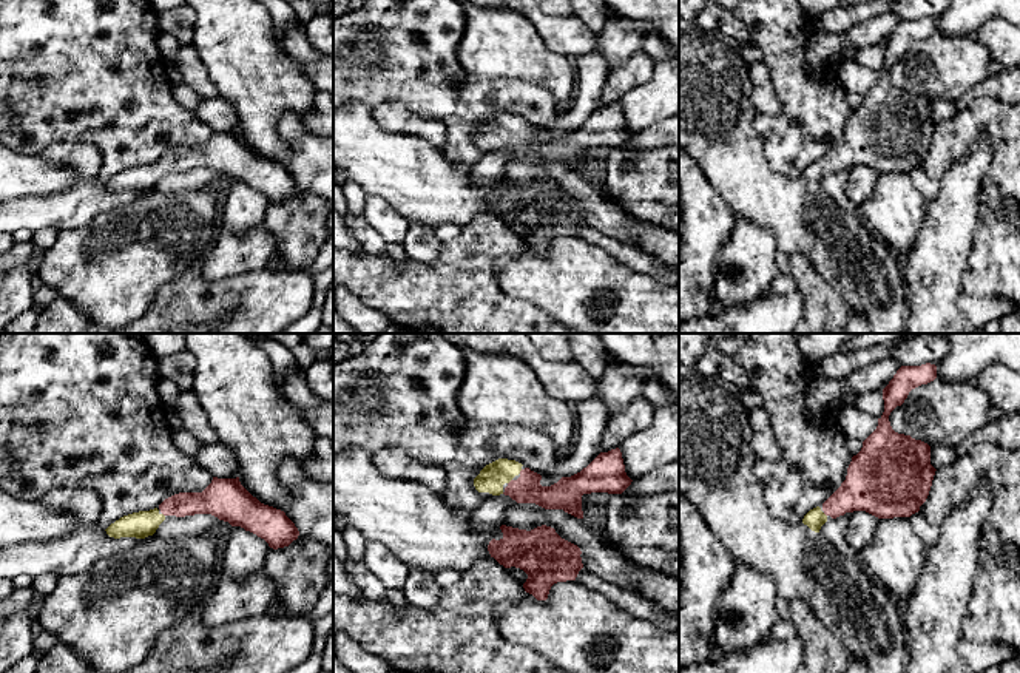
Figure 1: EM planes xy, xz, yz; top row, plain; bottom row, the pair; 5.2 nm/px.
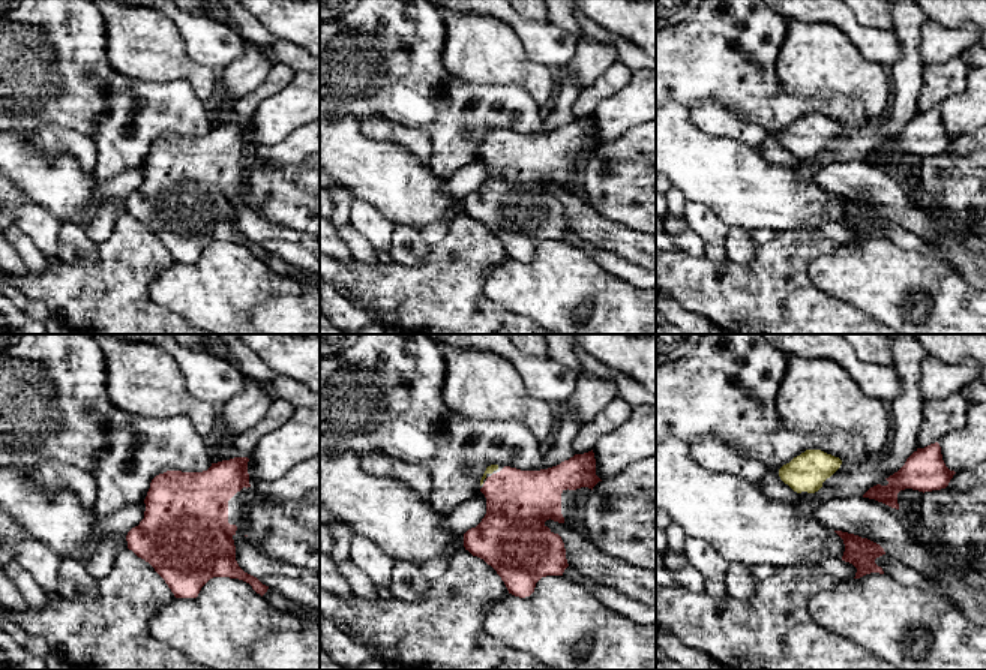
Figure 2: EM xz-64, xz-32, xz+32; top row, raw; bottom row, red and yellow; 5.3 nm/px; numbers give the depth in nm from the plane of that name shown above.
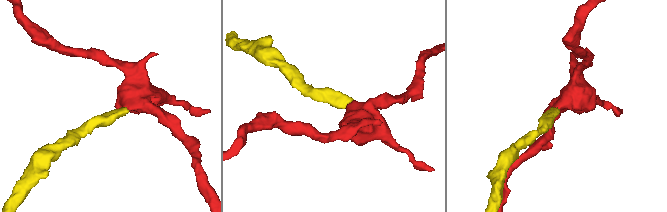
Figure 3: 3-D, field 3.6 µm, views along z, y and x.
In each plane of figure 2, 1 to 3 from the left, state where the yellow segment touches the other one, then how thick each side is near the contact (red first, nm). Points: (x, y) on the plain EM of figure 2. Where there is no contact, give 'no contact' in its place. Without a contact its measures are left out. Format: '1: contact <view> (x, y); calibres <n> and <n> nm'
1: no contact
2: no contact
3: no contact

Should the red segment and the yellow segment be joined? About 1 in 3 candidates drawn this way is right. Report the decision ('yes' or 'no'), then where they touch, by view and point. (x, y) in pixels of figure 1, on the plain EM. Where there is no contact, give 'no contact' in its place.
yes; meets red in xz at (520, 125)

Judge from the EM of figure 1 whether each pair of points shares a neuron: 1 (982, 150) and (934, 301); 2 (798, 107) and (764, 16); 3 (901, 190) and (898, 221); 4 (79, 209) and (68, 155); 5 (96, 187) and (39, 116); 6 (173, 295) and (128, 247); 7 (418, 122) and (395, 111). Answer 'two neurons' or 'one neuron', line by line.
1: one neuron
2: one neuron
3: one neuron
4: two neurons
5: two neurons
6: two neurons
7: one neuron

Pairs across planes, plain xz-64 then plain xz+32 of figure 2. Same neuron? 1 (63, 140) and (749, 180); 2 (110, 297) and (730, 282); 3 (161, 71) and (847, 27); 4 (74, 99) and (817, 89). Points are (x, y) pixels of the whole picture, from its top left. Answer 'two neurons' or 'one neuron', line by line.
1: two neurons
2: one neuron
3: two neurons
4: two neurons

